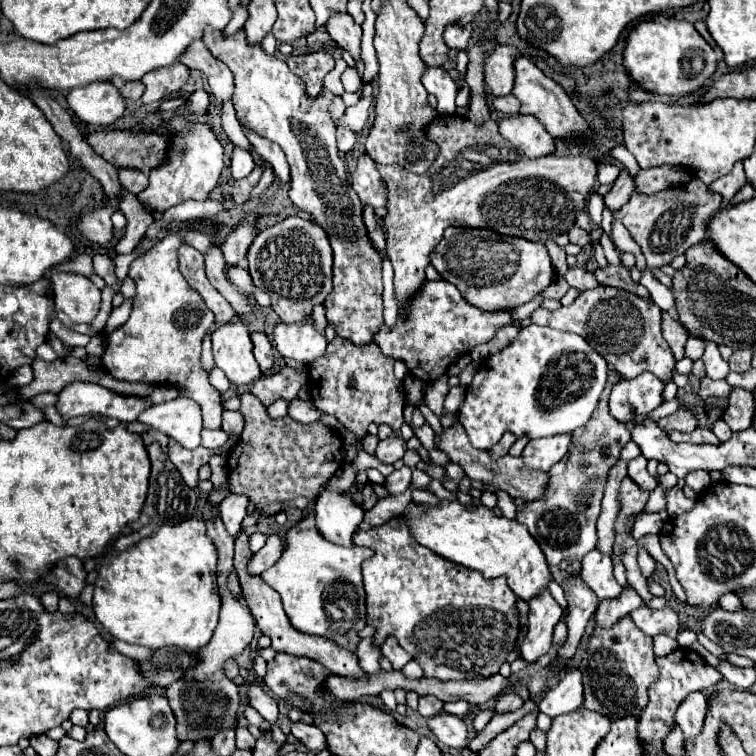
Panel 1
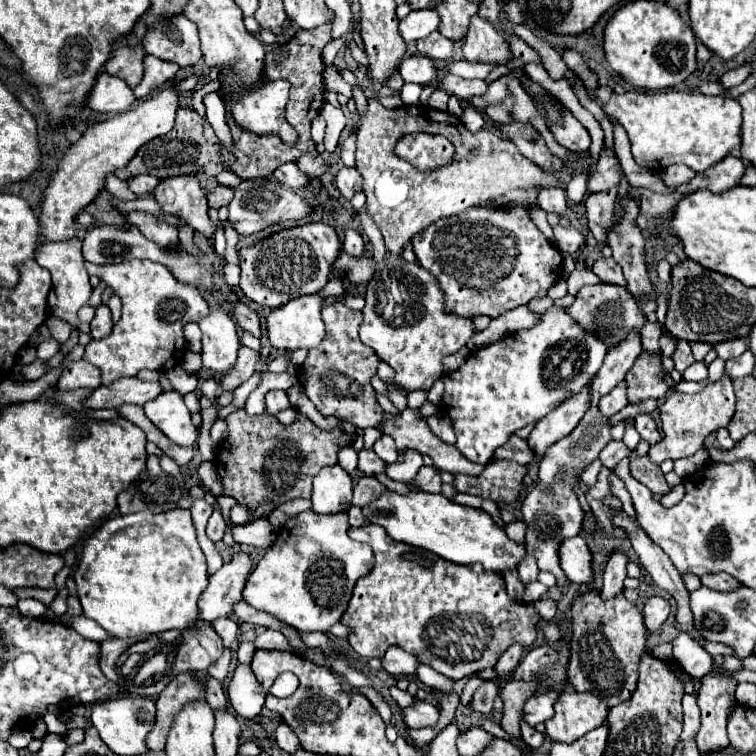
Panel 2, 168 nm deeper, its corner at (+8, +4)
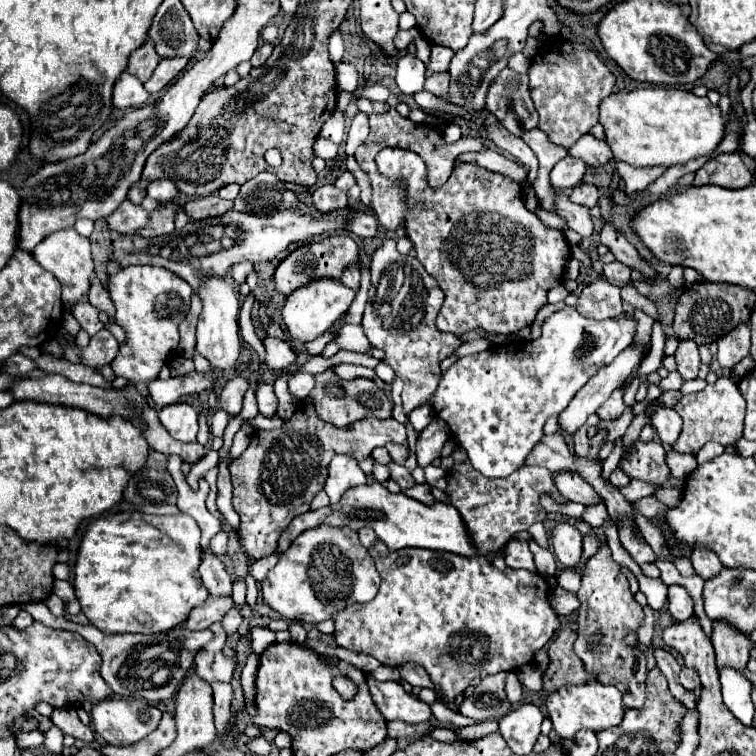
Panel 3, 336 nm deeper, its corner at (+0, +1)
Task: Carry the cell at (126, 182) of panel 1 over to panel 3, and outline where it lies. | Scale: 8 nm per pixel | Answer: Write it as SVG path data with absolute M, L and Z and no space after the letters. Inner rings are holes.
M157 179L157 181L151 181L149 187L147 187L147 195L153 197L155 201L159 203L169 203L177 197L177 187L171 179Z

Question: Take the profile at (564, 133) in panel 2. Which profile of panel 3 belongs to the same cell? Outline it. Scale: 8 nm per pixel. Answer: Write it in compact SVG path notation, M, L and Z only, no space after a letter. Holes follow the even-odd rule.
M587 133L569 149L569 155L583 159L591 167L599 167L611 159L611 149L605 141L599 141L591 133Z

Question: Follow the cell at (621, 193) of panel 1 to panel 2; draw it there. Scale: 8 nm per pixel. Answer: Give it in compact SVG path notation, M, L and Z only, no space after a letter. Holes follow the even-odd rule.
M595 192L589 194L585 200L587 210L587 224L599 244L607 244L607 232L615 224L615 192Z

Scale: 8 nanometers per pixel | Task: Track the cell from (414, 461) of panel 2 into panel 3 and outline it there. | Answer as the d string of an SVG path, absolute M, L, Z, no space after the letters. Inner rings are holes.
M435 417L421 433L417 439L417 447L415 447L415 455L417 455L417 465L419 467L427 467L431 465L439 455L441 449L445 445L445 441L449 439L449 431L447 431L447 423L443 423L443 419Z

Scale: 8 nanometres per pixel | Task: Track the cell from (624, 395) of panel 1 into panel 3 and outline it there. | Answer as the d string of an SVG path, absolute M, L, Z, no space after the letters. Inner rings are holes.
M615 389L615 393L607 399L607 403L603 403L603 407L599 407L597 415L601 419L619 419L625 413L627 405L623 401L623 389Z

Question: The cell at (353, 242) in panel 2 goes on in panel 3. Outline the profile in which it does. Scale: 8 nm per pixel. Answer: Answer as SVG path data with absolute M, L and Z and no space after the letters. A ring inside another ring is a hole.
M361 261L349 265L343 271L343 275L341 275L341 283L347 285L347 287L351 287L351 289L355 289L355 291L359 289L359 279L361 279Z

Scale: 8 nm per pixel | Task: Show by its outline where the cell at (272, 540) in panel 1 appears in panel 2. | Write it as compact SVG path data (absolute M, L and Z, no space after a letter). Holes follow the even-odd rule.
M235 544L233 550L233 560L229 564L223 564L213 576L209 576L209 584L199 596L199 618L203 622L213 622L221 616L231 616L233 606L243 600L241 594L253 564L251 556L245 554L239 544Z

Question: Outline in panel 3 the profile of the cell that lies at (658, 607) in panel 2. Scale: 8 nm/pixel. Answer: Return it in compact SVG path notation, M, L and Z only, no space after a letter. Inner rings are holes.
M671 585L669 595L667 595L667 611L675 621L683 621L693 613L693 601L685 587L681 585Z

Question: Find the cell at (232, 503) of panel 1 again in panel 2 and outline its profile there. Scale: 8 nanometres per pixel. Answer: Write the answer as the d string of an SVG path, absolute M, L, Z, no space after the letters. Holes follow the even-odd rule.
M213 512L207 524L207 536L211 542L219 542L225 534L225 520L221 516L221 512Z

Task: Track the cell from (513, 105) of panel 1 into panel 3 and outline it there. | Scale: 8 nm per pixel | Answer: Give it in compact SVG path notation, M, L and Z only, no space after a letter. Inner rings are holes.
M445 71L445 73L433 73L433 75L429 75L427 77L427 81L425 81L425 89L427 91L431 91L431 93L435 93L435 95L439 95L439 97L443 97L443 99L447 99L447 95L449 95L449 73Z

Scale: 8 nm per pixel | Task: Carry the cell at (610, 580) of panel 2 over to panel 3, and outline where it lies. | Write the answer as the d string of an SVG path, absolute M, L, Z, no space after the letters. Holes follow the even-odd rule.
M623 521L623 523L619 525L619 539L621 539L623 547L629 551L629 555L633 557L633 561L635 561L637 565L647 563L647 561L655 561L653 549L651 549L647 543L637 541L637 539L633 537L631 527L629 527L629 521Z

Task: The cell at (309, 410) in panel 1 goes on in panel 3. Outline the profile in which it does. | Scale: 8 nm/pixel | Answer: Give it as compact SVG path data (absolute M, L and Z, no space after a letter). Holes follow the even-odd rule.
M263 383L259 389L257 389L257 403L259 403L259 411L267 417L275 415L277 411L277 397L273 393L273 385L267 385Z

